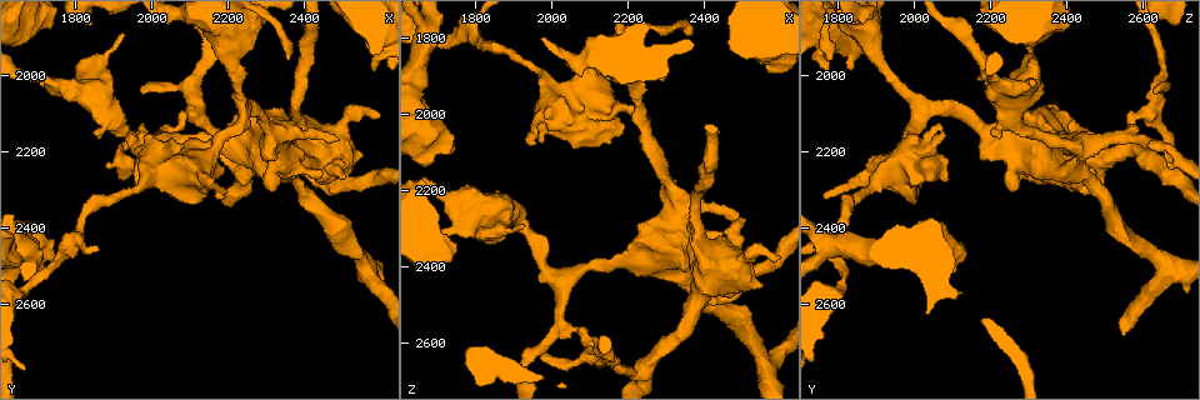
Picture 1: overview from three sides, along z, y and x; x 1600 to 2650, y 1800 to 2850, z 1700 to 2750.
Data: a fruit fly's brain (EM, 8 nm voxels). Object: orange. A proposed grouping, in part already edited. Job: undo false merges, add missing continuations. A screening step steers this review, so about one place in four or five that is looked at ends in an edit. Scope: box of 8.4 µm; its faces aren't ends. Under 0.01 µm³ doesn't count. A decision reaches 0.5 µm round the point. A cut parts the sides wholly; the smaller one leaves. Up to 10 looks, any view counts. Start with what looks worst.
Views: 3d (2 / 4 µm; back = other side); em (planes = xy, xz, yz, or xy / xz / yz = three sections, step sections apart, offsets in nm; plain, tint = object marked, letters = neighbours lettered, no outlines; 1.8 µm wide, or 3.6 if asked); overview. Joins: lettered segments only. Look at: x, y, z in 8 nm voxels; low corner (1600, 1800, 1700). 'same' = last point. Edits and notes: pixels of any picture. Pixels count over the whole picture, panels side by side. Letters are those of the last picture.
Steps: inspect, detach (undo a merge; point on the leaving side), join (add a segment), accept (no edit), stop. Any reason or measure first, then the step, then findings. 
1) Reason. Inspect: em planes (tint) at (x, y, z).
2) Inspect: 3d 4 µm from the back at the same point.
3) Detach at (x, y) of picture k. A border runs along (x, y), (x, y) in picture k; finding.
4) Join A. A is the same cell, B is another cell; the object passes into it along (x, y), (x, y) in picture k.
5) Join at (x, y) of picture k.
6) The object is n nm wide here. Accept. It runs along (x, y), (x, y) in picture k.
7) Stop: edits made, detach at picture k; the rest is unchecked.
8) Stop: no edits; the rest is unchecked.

Branch stops here. Inspect: em planes (letters) at (1915, 1885, 2300).

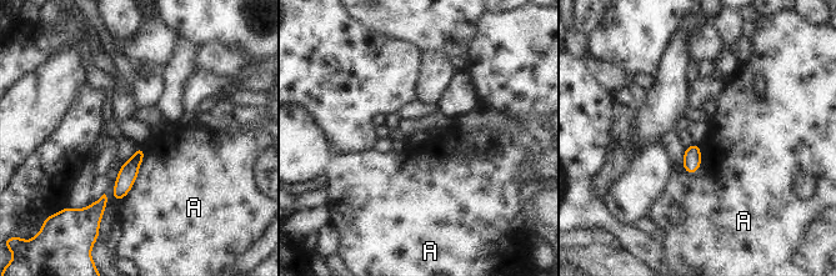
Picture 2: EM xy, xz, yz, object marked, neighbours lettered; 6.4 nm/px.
The longest contact is with A, 360 nm. Accept. A is another cell; a border runs along (140, 146), (138, 176), (120, 199) in picture 2; no lettered segment goes on from it.

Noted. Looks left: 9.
Stops while still wide. Inspect: em planes (letters) at (2590, 1985, 1775).

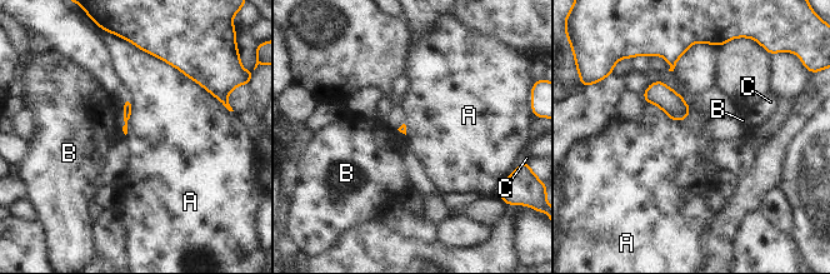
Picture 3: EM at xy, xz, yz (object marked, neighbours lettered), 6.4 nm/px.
Accept. A, B and C are other cells; a border runs along (138, 48), (171, 64), (209, 93) in picture 3; none of them fits.

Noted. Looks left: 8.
An open end. Inspect: 3d 4 µm at (2280, 2090, 2365).

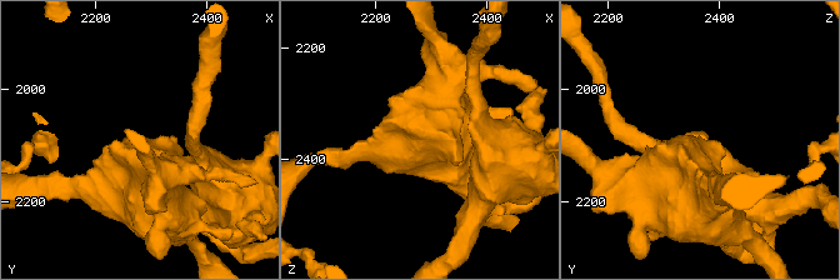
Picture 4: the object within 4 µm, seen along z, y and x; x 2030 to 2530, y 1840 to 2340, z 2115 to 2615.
Inspect: em 3.6 µm planes (plain) at (2285, 2095, 2365).

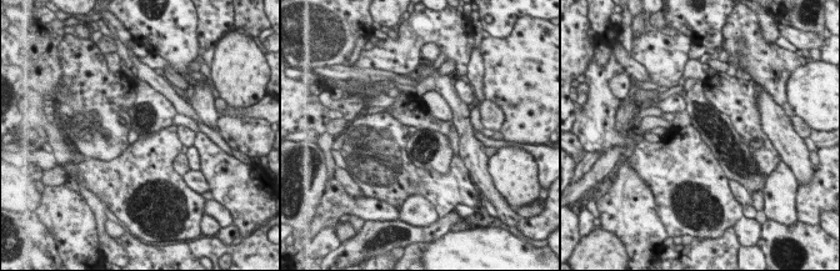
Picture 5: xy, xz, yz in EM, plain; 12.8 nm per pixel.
What lies round it. Inspect: em 3.6 µm planes (letters) at the same point.

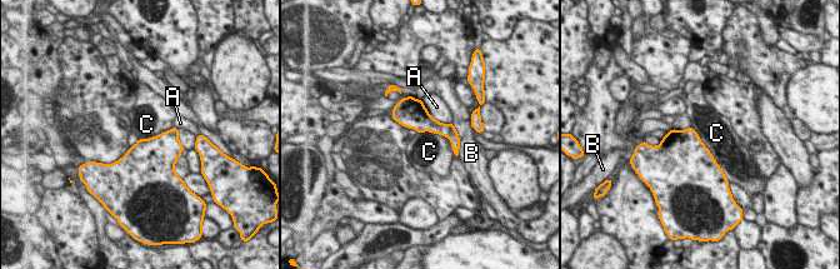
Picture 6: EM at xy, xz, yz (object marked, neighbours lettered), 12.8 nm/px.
Accept. A, B and C are other cells; a border runs along (418, 131), (444, 135), (455, 157) in picture 6; no lettered segment goes on from it.

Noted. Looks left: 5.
Inspect: 3d 4 µm at (1710, 2015, 2310).

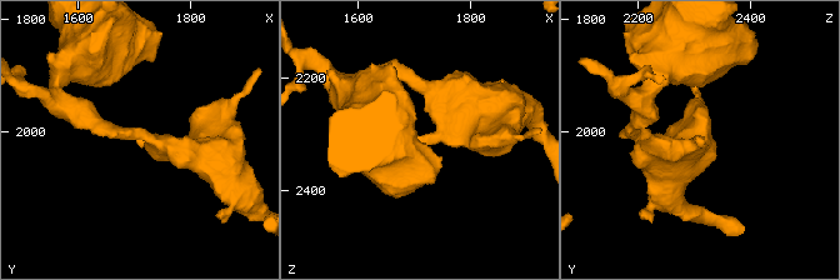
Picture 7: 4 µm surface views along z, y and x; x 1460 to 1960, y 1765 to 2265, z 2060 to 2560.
Now the EM. Inspect: em 3.6 µm xy step 8 (tint) at (1705, 2015, 2320).

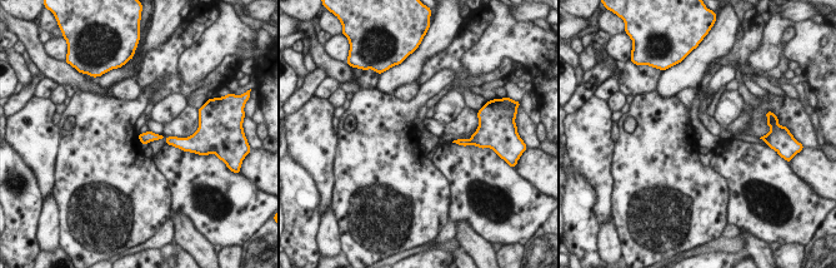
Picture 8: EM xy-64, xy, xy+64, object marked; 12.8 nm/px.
Inspect: em 3.6 µm planes (letters) at the same point.

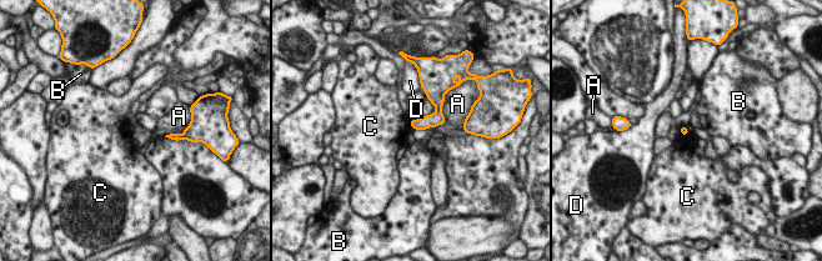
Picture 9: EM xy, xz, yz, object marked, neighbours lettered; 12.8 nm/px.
Accept. A, B, C and D are other cells; a border runs along (680, 131), (688, 134) in picture 9; no lettered segment goes on from it.

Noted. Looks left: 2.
An open end. Inspect: em xy step 16 (letters) at (2485, 2170, 2265).

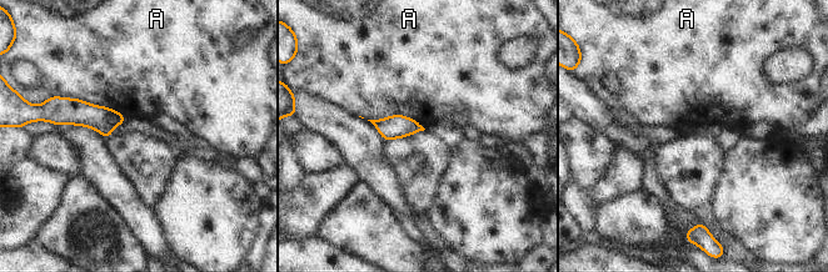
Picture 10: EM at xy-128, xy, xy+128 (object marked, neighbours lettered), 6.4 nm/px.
The object is 160 nm wide here; the longest contact is with A, 380 nm. Accept. A is another cell; none of them fits.

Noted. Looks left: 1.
Stop: no edits; the rest is unchecked.

